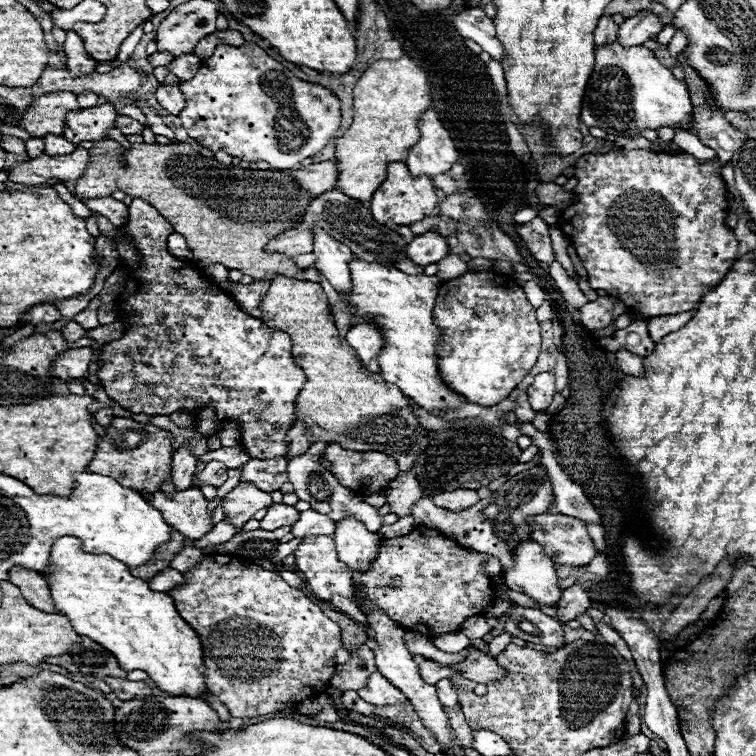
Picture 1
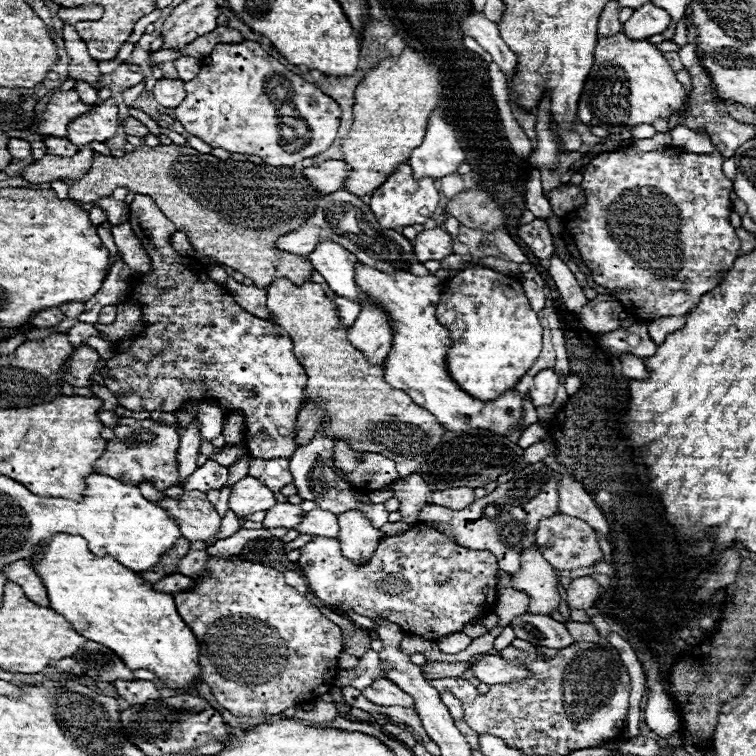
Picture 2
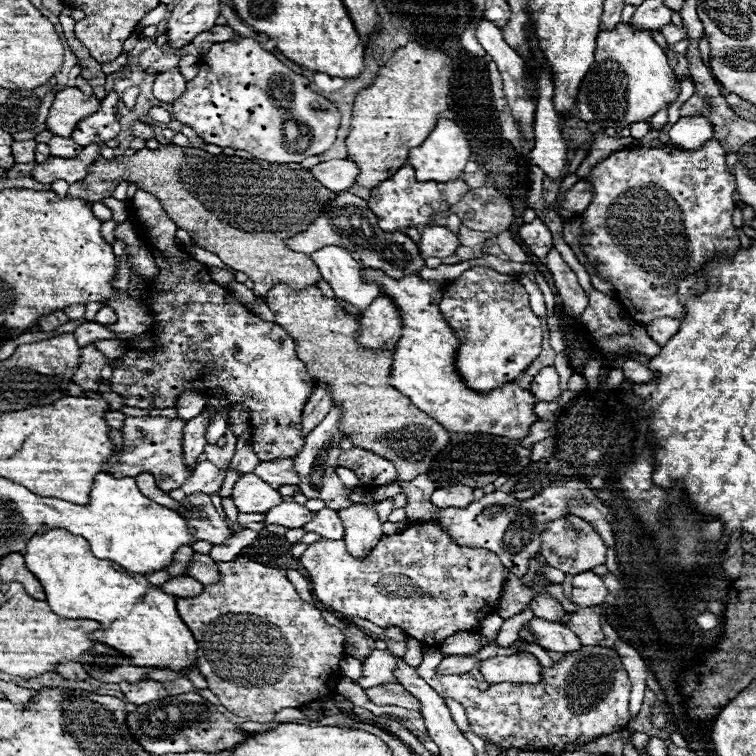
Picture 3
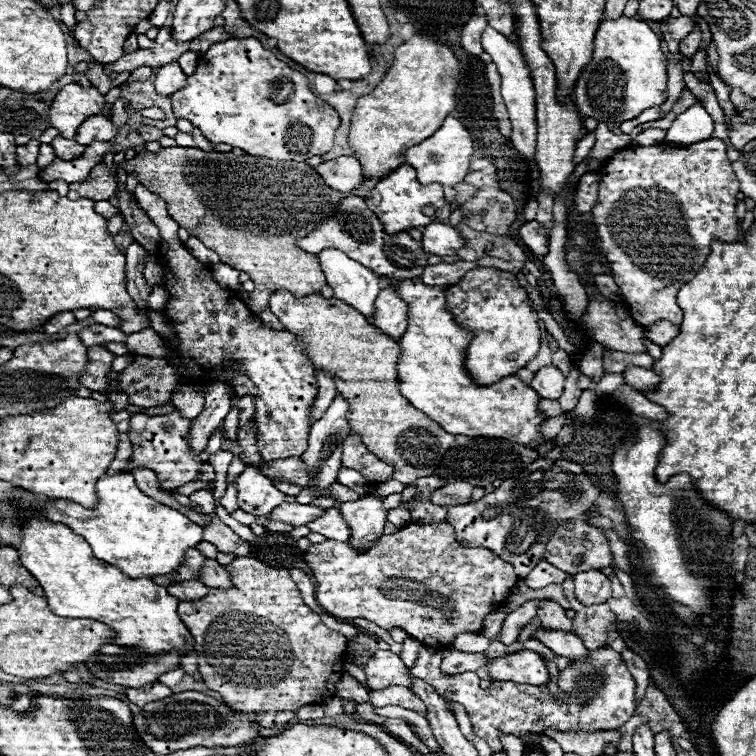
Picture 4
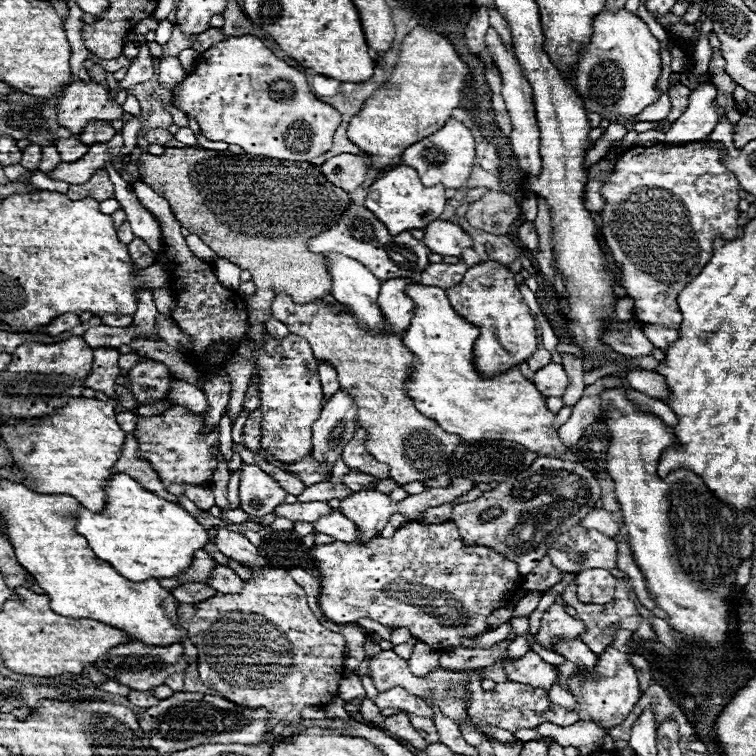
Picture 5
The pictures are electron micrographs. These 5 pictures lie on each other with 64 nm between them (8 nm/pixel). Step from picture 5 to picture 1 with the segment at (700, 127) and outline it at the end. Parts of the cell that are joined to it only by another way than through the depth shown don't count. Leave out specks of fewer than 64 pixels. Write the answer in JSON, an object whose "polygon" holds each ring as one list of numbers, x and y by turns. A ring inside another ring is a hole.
{"polygon":[[676,130,672,142,686,154,696,156,698,160,712,160,716,158,716,152,712,152,712,148,708,148,696,134,692,134,690,130]]}

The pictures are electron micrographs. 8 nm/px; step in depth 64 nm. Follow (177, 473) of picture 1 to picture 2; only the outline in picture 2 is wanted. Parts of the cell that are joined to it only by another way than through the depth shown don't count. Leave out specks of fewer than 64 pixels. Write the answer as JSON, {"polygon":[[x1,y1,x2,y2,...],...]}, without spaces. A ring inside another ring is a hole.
{"polygon":[[192,420,192,424,188,424,182,432,180,438,180,448,178,448,178,464,180,464,180,478,182,482,198,468,196,460,200,454,200,422]]}

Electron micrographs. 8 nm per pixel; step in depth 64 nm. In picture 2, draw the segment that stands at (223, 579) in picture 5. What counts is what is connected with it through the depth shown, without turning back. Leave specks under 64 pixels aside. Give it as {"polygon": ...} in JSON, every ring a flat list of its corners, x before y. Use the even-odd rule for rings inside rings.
{"polygon":[[190,550,188,556,184,556,178,564,180,574,190,576,190,578,202,578,206,572,206,564,208,564,208,554,206,552,198,552,198,550]]}

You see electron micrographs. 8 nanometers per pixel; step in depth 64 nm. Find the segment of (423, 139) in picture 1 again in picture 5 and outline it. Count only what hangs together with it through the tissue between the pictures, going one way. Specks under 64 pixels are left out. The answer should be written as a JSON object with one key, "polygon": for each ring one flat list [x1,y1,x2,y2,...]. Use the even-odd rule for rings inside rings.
{"polygon":[[450,118,438,132,434,132,432,136,426,136,424,140,418,140,416,144,408,146,402,154,402,164,414,168,418,172,422,184,426,184,426,186,444,184,446,188,460,190,472,174,474,156,476,156,476,150,474,150,472,130,466,128,462,122]]}

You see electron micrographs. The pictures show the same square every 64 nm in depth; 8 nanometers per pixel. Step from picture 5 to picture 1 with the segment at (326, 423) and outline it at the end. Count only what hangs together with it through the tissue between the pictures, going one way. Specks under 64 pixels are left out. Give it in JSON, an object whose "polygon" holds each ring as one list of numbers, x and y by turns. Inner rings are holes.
{"polygon":[[314,442,308,448,308,452,300,454,300,456,294,456,288,462,288,476,290,476,290,482,294,484,294,494,300,500,310,502,316,512,328,514,334,522,340,522,346,516,356,516,358,520,362,520,366,524,366,528,370,532,378,532,382,528,382,516,378,514,378,508,362,502,356,492,352,492,350,488,344,488,336,480,336,476,332,476,332,472,328,472,328,466,324,464,324,450,326,448,328,448,328,442]]}

